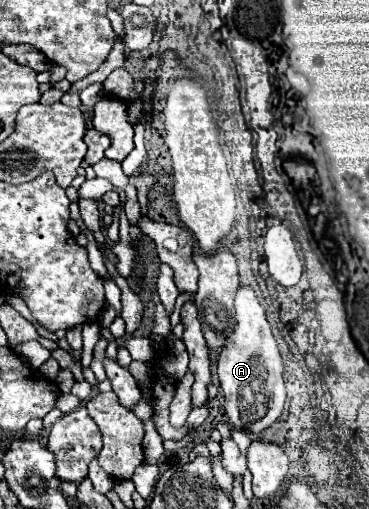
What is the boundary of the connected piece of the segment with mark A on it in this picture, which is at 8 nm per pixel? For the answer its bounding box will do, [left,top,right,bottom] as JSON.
[218,286,286,436]

